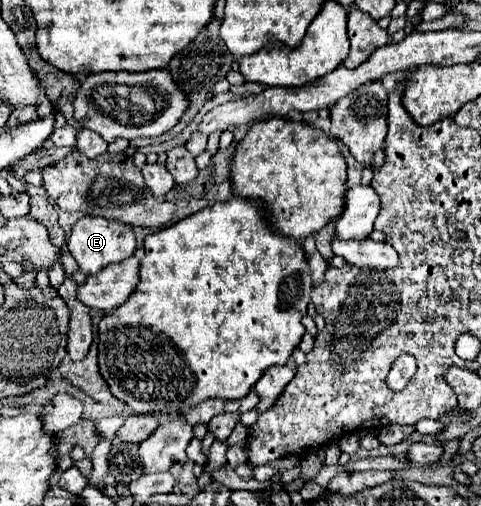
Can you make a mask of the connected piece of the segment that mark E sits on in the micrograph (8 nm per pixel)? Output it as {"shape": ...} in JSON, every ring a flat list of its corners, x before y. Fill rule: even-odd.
{"shape":[[84,216,72,228,72,234,68,238,68,250,70,250,72,258,78,262,78,268,86,276,90,276,90,274,100,272,104,266,108,266,112,262,122,262,128,256,132,256,136,250,136,238,128,224,122,224,116,220,106,220,100,216]]}

